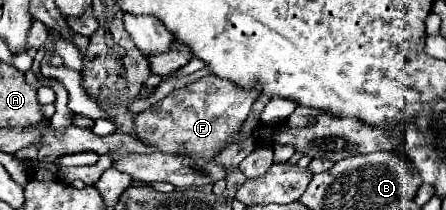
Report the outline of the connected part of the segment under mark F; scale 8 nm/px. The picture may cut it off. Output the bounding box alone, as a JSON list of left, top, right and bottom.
[135,74,259,160]

